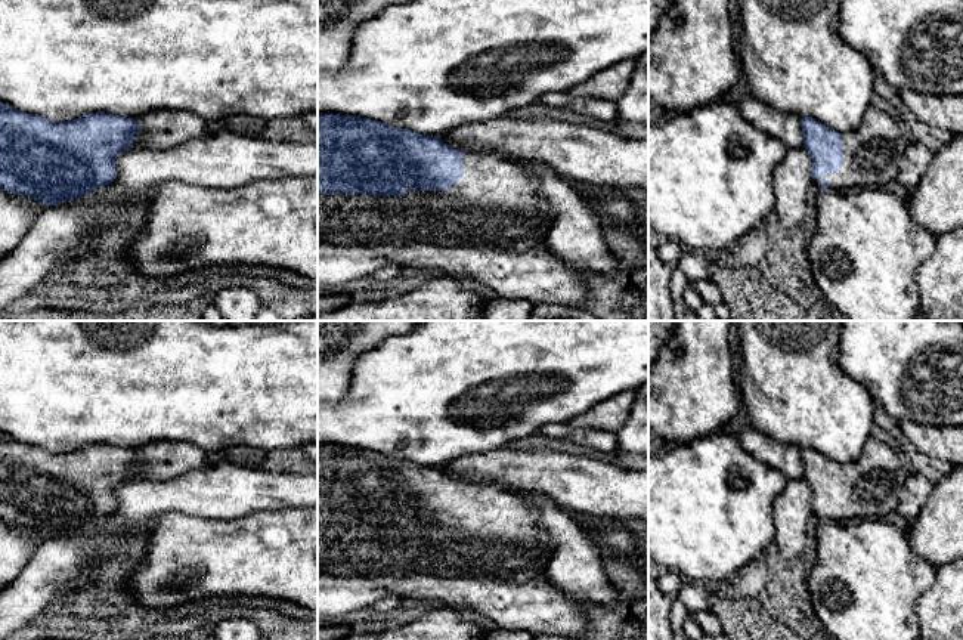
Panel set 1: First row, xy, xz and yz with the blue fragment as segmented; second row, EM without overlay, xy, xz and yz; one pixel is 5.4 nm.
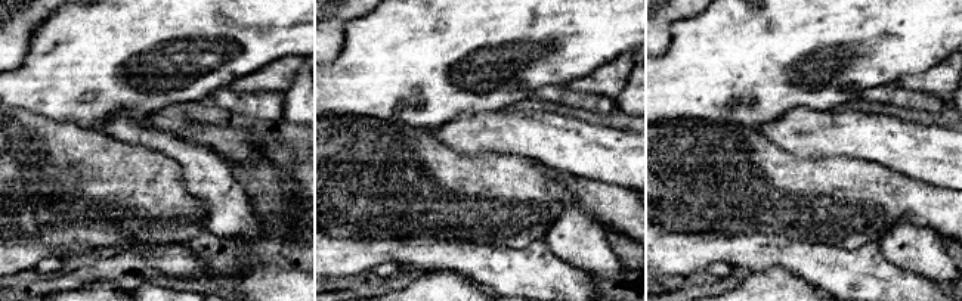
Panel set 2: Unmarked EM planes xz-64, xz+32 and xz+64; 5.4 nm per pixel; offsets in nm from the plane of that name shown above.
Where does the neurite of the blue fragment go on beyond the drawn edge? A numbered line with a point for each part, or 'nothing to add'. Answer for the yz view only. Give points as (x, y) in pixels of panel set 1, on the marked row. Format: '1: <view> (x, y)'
1: yz (878, 142)

